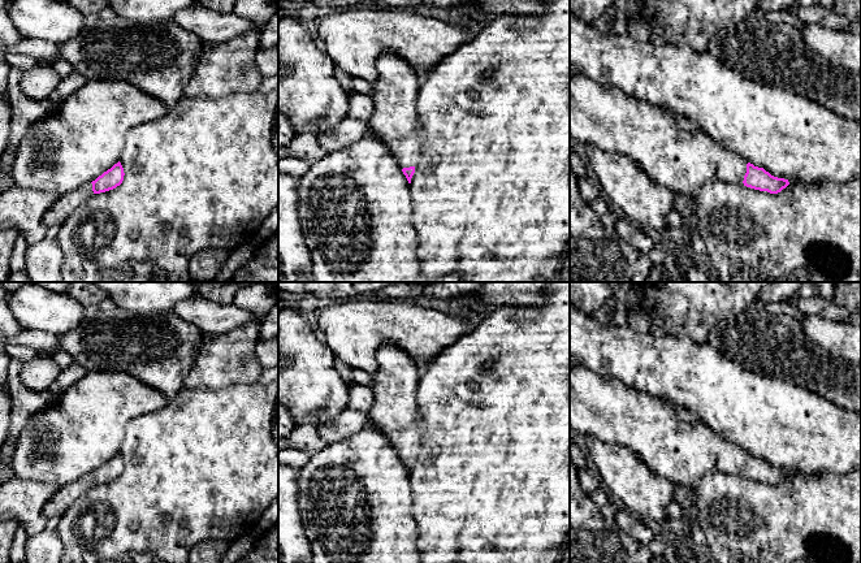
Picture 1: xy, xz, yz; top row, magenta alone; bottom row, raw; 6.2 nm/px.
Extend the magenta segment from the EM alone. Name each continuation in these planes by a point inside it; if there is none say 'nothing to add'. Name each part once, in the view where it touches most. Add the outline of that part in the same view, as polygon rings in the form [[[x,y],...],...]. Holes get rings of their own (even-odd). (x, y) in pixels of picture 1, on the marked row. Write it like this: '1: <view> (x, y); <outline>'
1: yz (600, 115); [[[581,74],[570,77],[570,139],[631,159],[654,182],[687,199],[713,179],[743,183],[747,173],[748,163],[743,157],[724,150],[700,130],[684,131],[665,111]]]

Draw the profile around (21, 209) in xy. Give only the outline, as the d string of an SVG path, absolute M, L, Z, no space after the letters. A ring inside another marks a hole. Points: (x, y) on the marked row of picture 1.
M14 185L0 194L0 228L17 230L33 246L46 238L47 226L42 220L57 199L55 192Z

